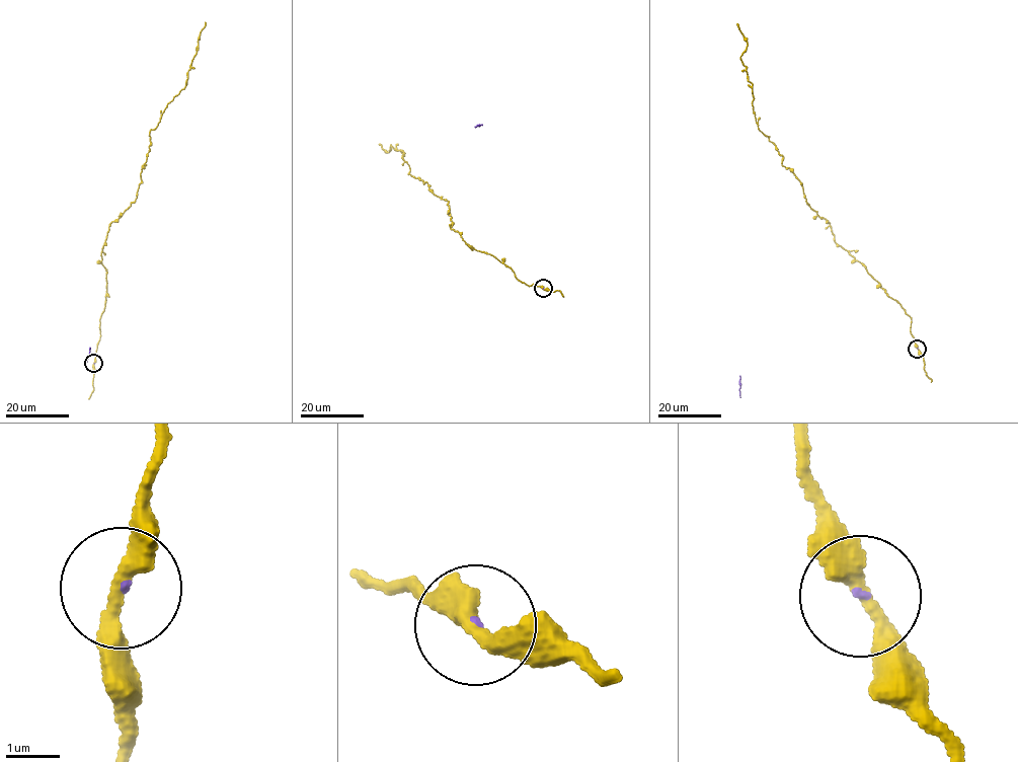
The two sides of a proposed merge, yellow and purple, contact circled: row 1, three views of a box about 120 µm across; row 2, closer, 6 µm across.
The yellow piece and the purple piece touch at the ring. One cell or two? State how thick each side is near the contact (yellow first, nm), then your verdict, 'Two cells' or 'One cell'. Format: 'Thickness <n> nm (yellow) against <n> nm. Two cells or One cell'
Thickness 340 nm (yellow) against 50 nm. One cell

